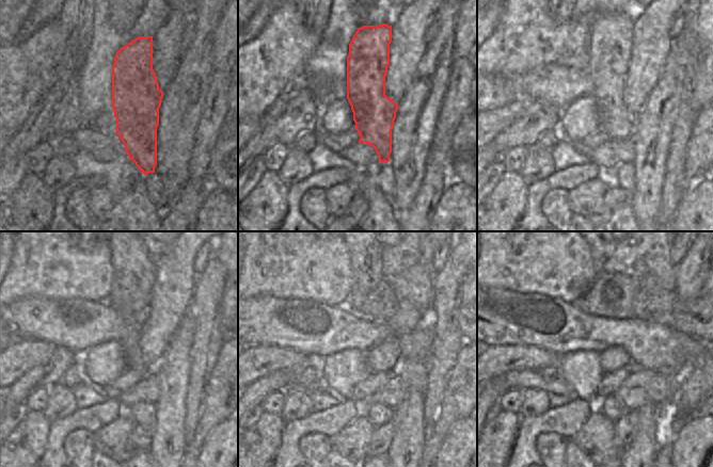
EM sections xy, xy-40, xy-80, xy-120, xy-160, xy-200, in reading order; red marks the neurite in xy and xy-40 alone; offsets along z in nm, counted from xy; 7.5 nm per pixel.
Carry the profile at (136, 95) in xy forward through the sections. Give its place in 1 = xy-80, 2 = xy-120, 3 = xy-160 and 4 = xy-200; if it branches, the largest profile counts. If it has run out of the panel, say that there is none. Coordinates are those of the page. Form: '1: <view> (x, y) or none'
1: xy-80 (611, 35)
2: xy-120 (132, 268)
3: xy-160 (371, 295)
4: xy-200 (601, 253)

